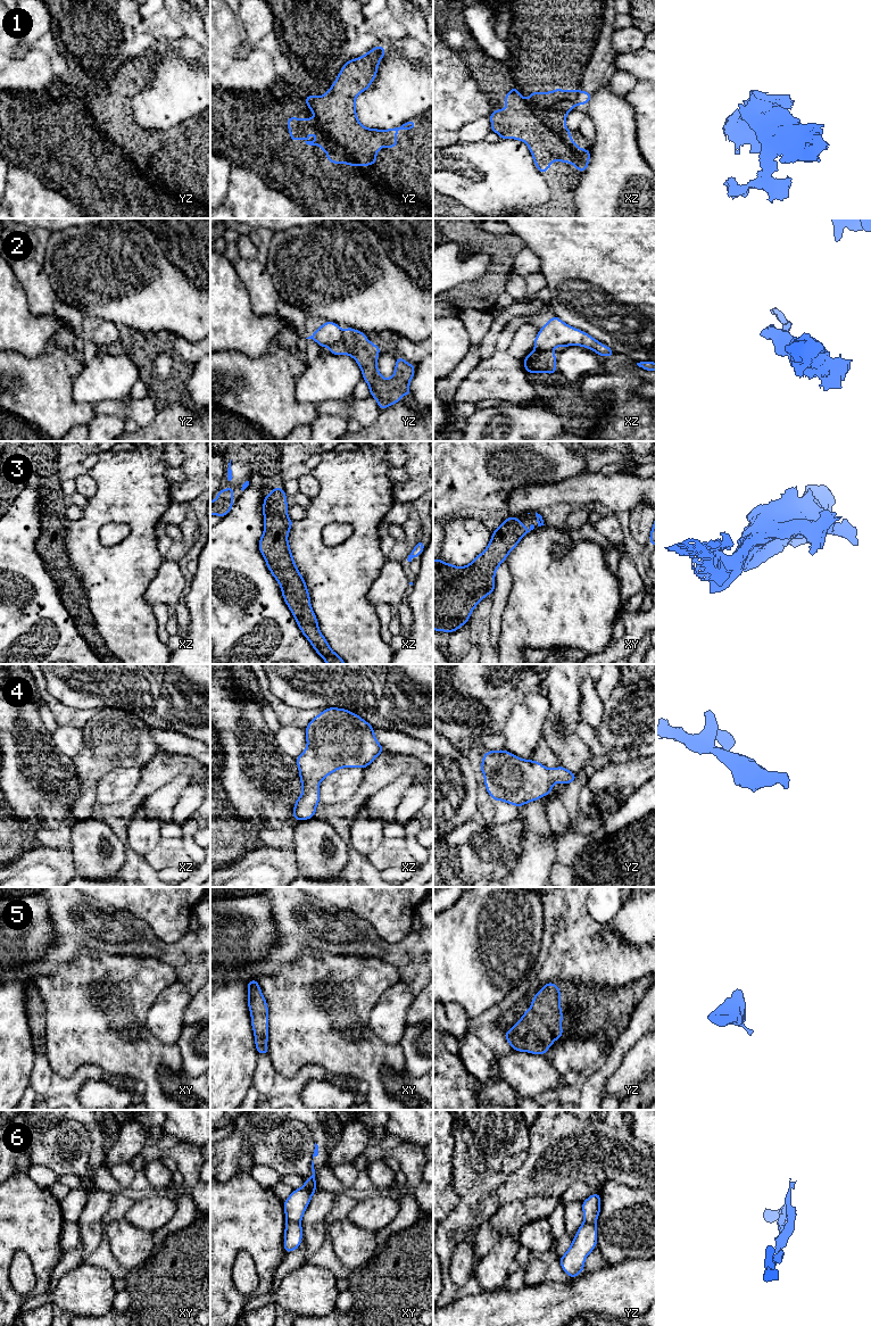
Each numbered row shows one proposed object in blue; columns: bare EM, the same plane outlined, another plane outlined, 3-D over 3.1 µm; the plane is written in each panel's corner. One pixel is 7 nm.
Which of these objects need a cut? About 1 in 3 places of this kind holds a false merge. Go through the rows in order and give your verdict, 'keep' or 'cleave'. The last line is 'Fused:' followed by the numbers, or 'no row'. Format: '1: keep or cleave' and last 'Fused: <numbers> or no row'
1: keep
2: cleave
3: keep
4: keep
5: keep
6: cleave
Fused: 2, 6

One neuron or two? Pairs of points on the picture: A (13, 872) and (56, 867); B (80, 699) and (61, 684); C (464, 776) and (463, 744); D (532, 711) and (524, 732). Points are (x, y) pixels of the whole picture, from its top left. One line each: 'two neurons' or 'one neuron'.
A: one neuron
B: one neuron
C: two neurons
D: one neuron

